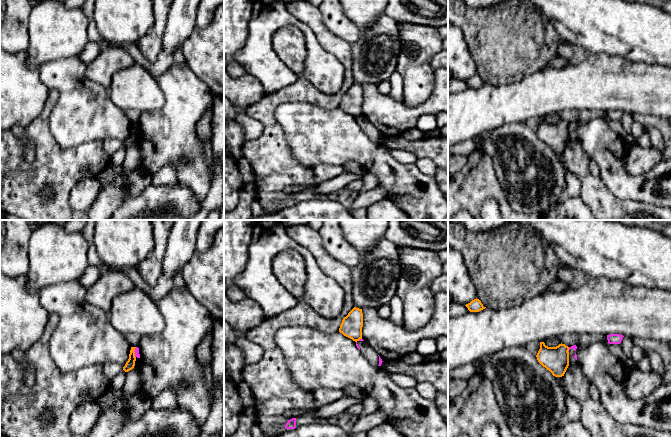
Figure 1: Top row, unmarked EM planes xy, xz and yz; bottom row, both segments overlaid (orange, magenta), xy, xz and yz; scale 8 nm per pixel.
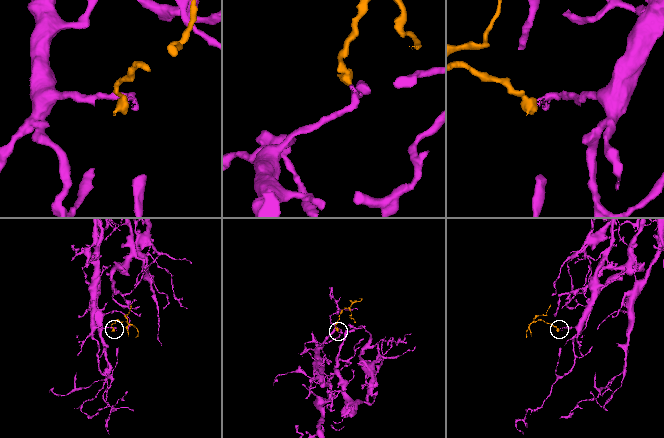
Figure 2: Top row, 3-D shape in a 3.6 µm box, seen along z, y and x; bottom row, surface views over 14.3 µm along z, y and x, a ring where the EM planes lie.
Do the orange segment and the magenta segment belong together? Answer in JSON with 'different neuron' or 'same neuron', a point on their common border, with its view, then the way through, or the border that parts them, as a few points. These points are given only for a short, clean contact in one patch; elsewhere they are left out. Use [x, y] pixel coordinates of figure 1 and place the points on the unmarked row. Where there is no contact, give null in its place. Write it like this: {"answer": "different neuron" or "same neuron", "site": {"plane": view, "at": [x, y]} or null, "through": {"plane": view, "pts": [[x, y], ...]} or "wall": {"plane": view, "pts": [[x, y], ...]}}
{"answer": "different neuron", "site": {"plane": "xy", "at": [134, 128]}, "wall": {"plane": "xy", "pts": [[136, 123], [134, 127], [135, 133]]}}

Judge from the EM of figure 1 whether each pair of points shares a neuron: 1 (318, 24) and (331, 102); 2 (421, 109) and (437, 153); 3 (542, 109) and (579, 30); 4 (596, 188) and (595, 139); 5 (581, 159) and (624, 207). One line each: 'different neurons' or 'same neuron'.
1: same neuron
2: different neurons
3: different neurons
4: different neurons
5: same neuron

